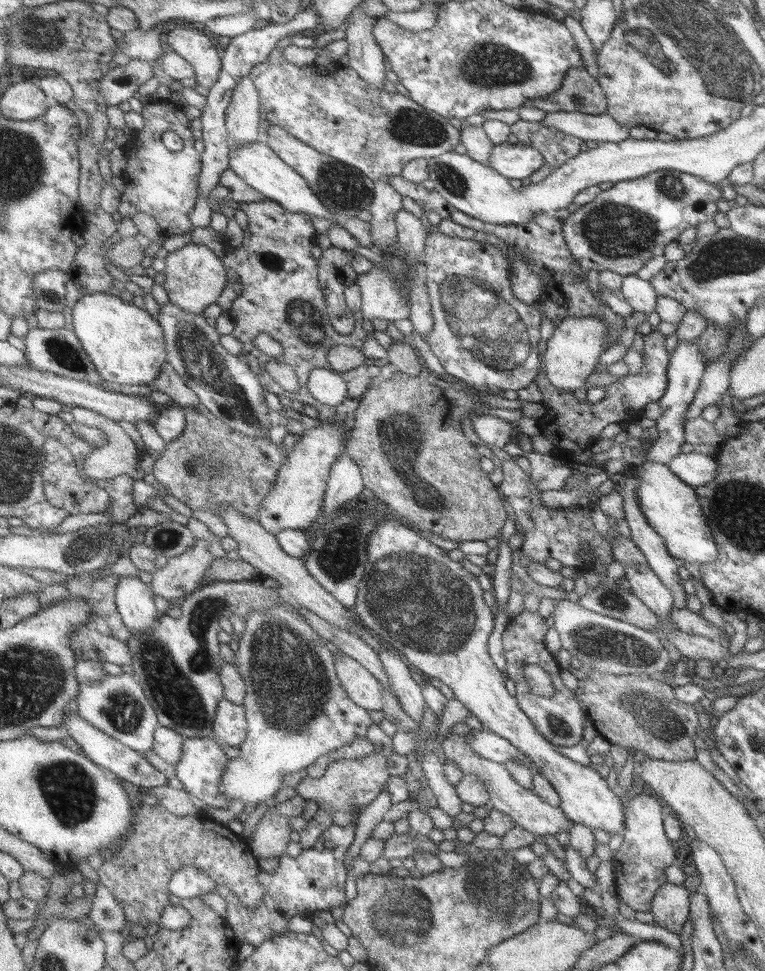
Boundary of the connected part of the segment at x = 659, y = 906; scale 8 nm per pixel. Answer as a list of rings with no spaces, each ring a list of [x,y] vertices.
[[[668,882],[661,886],[650,903],[655,924],[680,934],[689,918],[689,898],[690,893],[683,886]]]

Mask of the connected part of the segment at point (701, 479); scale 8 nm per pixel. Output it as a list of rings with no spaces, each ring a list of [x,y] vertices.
[[[695,451],[680,453],[669,462],[668,466],[676,476],[694,488],[710,484],[716,478],[719,469],[719,464],[712,455]]]

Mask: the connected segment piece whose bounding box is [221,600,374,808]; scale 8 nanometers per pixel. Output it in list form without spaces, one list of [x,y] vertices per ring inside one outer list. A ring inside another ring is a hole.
[[[282,600],[266,613],[254,613],[246,617],[247,629],[240,638],[240,648],[232,661],[244,675],[248,685],[246,703],[249,719],[249,735],[239,748],[241,755],[231,759],[221,788],[232,800],[242,800],[252,808],[278,796],[286,785],[286,778],[300,770],[310,769],[324,755],[366,737],[374,724],[368,709],[359,706],[348,695],[336,668],[336,655],[323,644],[322,636],[292,607],[289,600]]]

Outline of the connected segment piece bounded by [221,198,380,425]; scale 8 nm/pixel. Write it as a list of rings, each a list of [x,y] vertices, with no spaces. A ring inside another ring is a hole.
[[[267,198],[262,202],[241,203],[241,208],[249,217],[246,239],[240,248],[228,246],[228,252],[225,252],[221,258],[227,268],[237,272],[240,276],[238,280],[245,288],[228,313],[234,324],[232,333],[243,343],[242,360],[250,364],[260,376],[266,378],[265,387],[268,391],[285,394],[304,404],[314,406],[319,412],[318,419],[323,424],[342,422],[350,425],[363,403],[365,394],[372,386],[370,378],[380,377],[380,368],[363,366],[341,373],[349,382],[350,390],[346,402],[338,407],[330,407],[316,399],[309,389],[309,380],[316,368],[333,370],[328,358],[331,348],[340,344],[364,348],[364,341],[368,338],[368,331],[364,330],[365,314],[362,313],[362,326],[356,327],[352,334],[340,334],[335,329],[321,280],[318,278],[320,266],[318,266],[318,260],[312,256],[312,248],[314,248],[314,240],[318,238],[318,232],[312,224],[313,217],[310,214],[290,212],[284,208],[284,205]],[[286,262],[297,262],[299,267],[296,271],[288,272]],[[264,333],[270,334],[284,345],[285,351],[282,357],[272,358],[258,348],[255,340]],[[272,359],[294,366],[294,370],[301,378],[303,386],[301,392],[285,391],[276,380],[268,378],[267,367]]]

